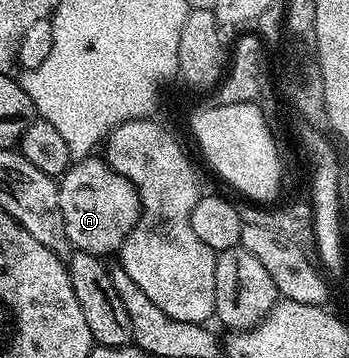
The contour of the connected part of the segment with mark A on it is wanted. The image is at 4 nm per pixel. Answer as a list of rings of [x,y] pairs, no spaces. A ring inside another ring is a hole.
[[[97,155],[73,161],[61,174],[57,190],[70,246],[102,259],[108,258],[108,253],[116,254],[120,250],[141,214],[141,200],[136,187]]]

